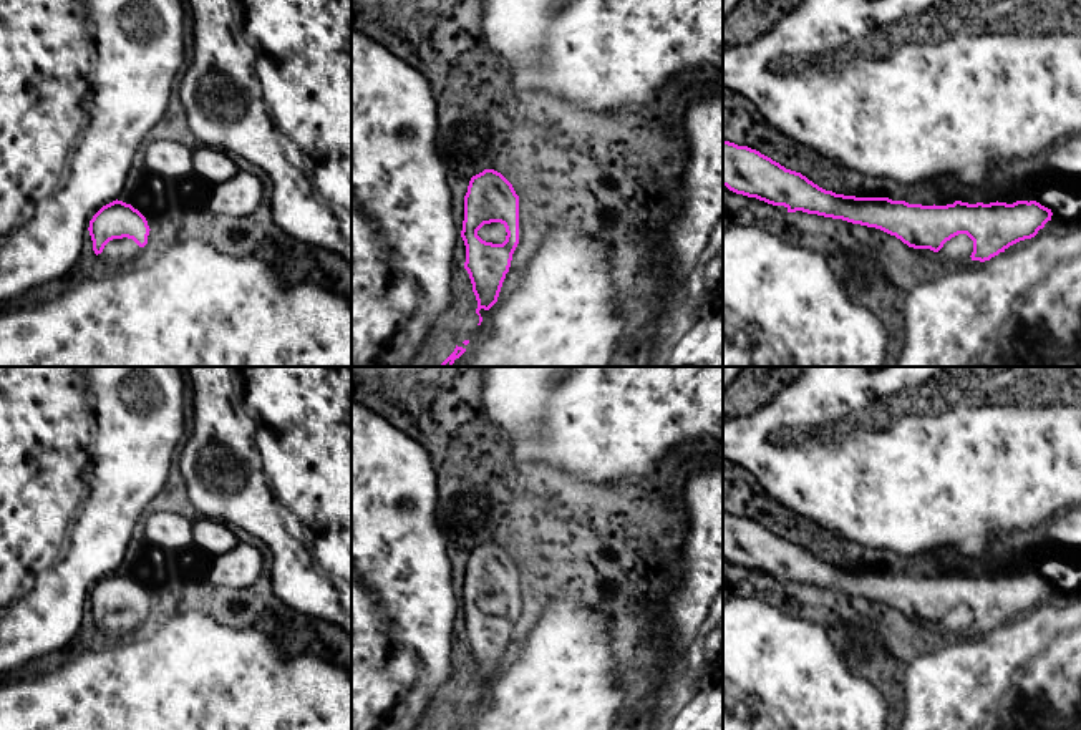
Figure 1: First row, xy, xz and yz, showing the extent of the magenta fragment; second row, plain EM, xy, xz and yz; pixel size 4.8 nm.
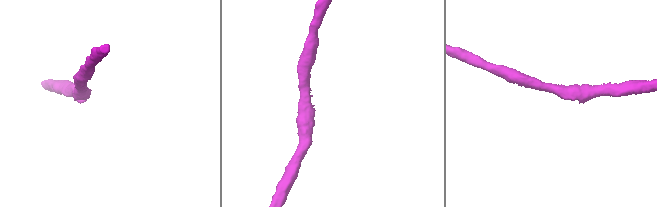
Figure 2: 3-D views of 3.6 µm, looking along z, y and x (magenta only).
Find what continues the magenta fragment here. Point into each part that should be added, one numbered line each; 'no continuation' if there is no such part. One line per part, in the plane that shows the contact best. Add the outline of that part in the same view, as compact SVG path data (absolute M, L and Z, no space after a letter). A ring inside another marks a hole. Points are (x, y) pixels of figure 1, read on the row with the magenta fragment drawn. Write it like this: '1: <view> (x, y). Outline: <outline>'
no continuation

